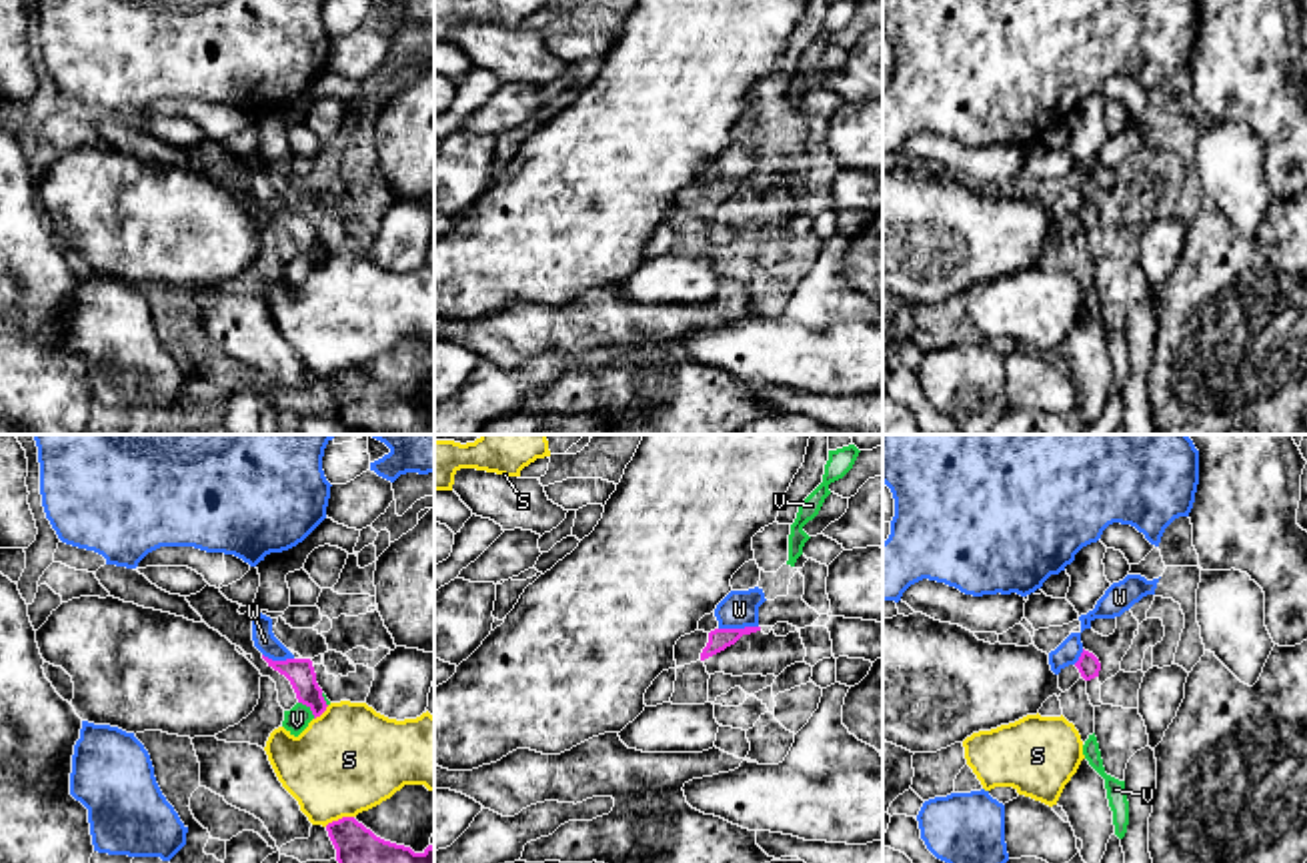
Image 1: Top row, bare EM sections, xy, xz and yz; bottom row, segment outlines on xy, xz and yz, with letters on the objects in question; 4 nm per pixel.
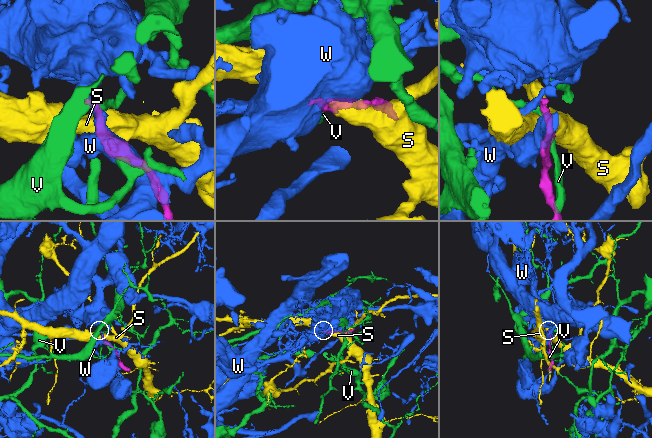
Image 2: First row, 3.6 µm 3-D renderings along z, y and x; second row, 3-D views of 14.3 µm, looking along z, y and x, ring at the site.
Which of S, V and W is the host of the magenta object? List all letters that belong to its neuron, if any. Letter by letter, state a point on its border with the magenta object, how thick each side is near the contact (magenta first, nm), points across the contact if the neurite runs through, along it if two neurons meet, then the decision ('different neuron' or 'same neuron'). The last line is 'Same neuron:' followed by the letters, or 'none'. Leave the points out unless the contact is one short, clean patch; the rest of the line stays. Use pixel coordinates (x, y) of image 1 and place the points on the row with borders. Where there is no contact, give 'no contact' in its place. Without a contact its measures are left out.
S: xy (339, 819) | 160/420 nm | different neuron
V: xy (311, 709) | 110/100 nm | different neuron
W: xz (737, 629) | 90/150 nm | along xz (757, 625), (719, 629) | different neuron
Same neuron: none

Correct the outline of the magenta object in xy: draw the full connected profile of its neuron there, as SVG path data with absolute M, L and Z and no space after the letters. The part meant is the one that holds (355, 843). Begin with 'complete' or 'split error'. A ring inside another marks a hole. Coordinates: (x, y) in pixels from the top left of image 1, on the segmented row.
complete; M342 817L326 825L338 863L434 863L434 847L422 853L376 837L354 817Z

